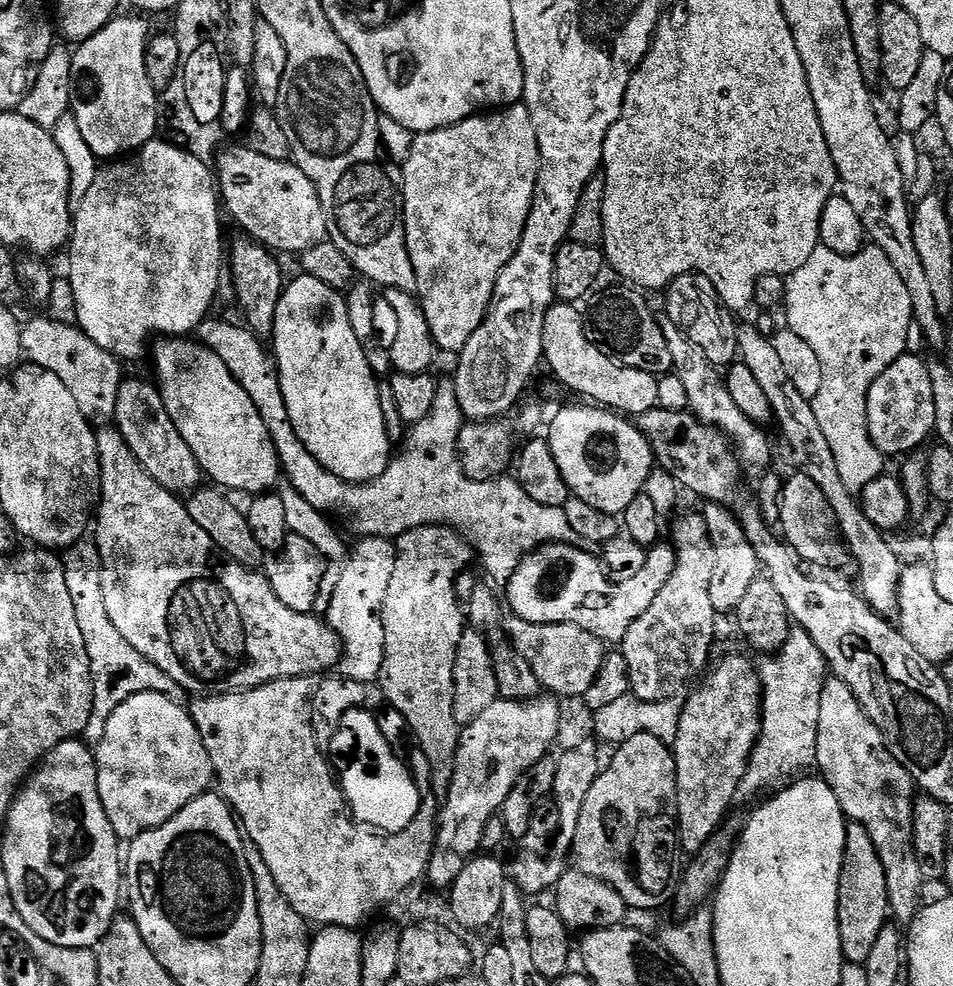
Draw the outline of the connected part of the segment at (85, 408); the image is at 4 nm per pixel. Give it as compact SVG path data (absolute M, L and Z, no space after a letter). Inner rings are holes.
M40 316L37 320L25 323L20 330L22 353L29 365L41 368L62 380L62 386L70 390L74 402L87 416L89 421L108 422L115 417L116 402L122 379L121 361L110 355L102 346L98 346L75 323L63 324L60 320L46 320Z

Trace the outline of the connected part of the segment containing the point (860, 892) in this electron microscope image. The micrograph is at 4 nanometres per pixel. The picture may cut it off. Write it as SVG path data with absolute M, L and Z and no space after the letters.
M849 823L842 874L839 875L838 926L844 959L849 964L864 964L870 956L875 939L890 916L885 868L873 840L861 824Z

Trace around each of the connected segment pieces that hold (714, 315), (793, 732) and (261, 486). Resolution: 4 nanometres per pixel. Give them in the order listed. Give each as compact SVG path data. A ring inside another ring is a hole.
M688 273L679 276L669 284L666 293L665 317L674 322L691 344L703 354L712 365L726 368L735 363L739 355L737 346L737 324L735 317L729 312L717 297L713 283L704 275Z
M793 627L792 631L789 632L786 642L780 647L779 652L769 655L767 658L761 659L764 660L761 664L758 664L758 671L760 673L760 682L762 685L762 699L760 701L760 736L756 739L756 749L752 752L752 757L750 762L746 766L746 772L742 778L740 785L736 790L737 797L742 801L748 800L751 796L756 796L759 794L763 788L768 788L771 784L779 785L780 779L783 776L792 776L795 777L797 774L795 772L800 772L803 768L812 768L816 762L816 747L818 746L818 706L822 702L822 690L824 689L824 681L829 675L830 669L827 664L824 663L824 655L822 650L818 650L818 646L814 646L814 638L810 638L810 634L806 634L806 630L801 628Z
M162 338L150 350L150 360L156 367L155 383L160 390L160 397L174 422L178 434L190 446L194 458L200 463L200 471L208 476L213 485L232 492L252 492L263 494L275 489L276 478L281 474L280 459L274 450L274 442L254 406L250 394L226 370L226 362L218 358L211 350L192 338Z

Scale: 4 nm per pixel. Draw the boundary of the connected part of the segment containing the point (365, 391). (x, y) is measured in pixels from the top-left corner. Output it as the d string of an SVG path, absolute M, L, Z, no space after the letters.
M303 274L297 276L297 280L287 281L280 296L270 337L290 422L302 446L310 450L326 471L350 484L367 484L370 480L377 480L390 463L390 441L378 404L377 377L366 362L362 342L358 342L354 329L350 327L347 299L337 289L326 286L326 282L318 282L318 278Z

